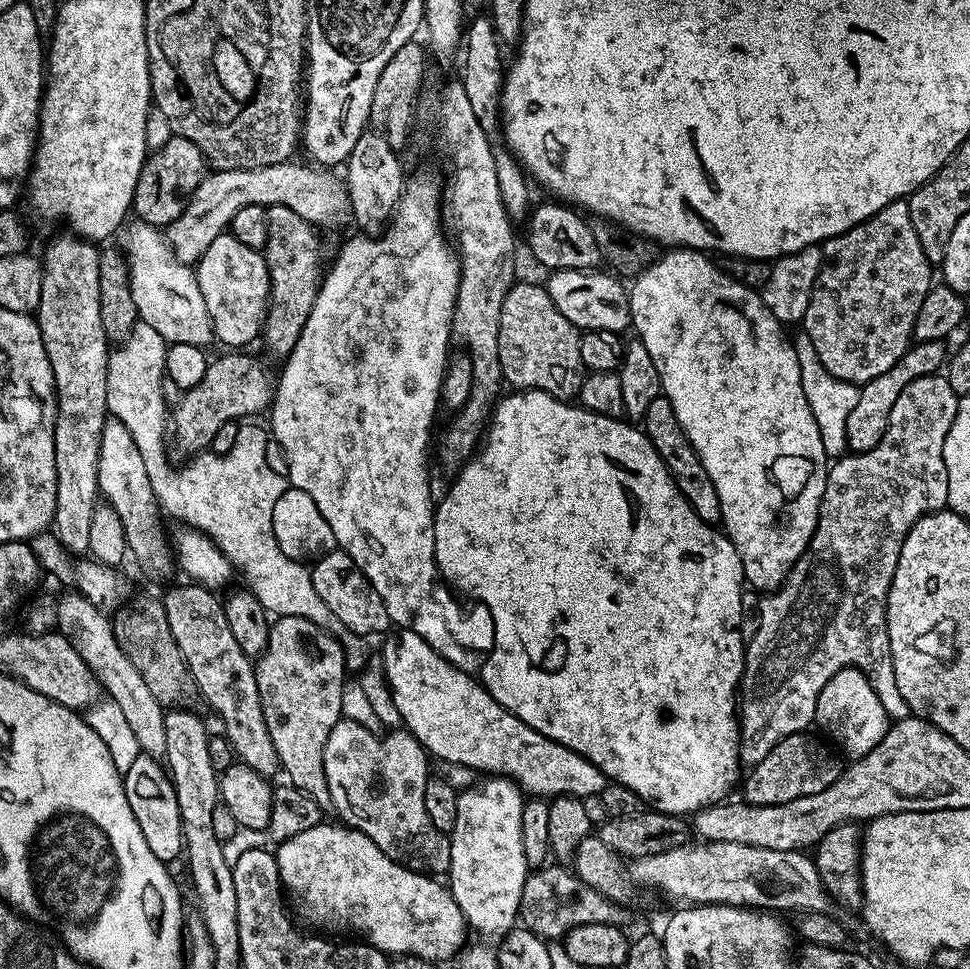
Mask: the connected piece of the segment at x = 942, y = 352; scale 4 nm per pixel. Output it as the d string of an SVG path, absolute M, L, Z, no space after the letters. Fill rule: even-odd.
M935 340L934 342L916 342L904 351L902 358L886 370L886 374L878 374L870 382L866 382L860 388L858 402L854 405L854 410L850 410L850 419L846 421L846 442L848 443L847 451L855 454L858 452L869 452L882 442L886 434L886 426L890 422L890 410L894 410L894 402L898 402L898 394L914 382L914 378L931 376L939 373L945 367L946 361L950 355L945 341Z

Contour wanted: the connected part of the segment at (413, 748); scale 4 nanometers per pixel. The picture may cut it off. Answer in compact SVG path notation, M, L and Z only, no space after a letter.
M342 718L330 730L330 738L326 738L324 751L324 769L329 792L333 793L332 808L339 819L347 827L357 828L366 834L394 862L406 866L415 872L440 868L446 870L450 866L449 833L438 830L434 822L430 822L430 814L426 814L426 782L430 779L428 772L429 753L415 740L411 732L399 730L389 736L376 735L356 721Z

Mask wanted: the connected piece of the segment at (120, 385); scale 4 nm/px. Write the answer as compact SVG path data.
M137 319L136 325L130 330L130 334L125 340L119 341L109 351L108 353L108 369L106 370L106 402L108 403L109 413L113 417L116 417L122 422L123 426L126 426L127 430L130 432L130 437L133 438L134 443L138 446L138 451L142 454L142 459L146 462L146 471L147 477L150 478L150 484L153 487L153 492L156 495L157 502L160 505L161 509L168 515L168 513L180 520L179 523L188 525L189 527L197 528L202 532L207 533L209 537L215 542L216 545L219 546L220 549L226 554L229 561L231 561L233 567L235 569L240 570L248 582L246 583L247 589L253 593L253 595L258 599L261 606L265 609L265 611L272 615L273 617L300 617L306 618L308 621L314 622L315 625L318 625L320 629L324 632L331 633L332 636L339 641L340 645L342 645L344 650L344 666L345 671L350 674L358 674L363 671L365 665L368 663L368 654L369 647L366 646L367 641L356 634L354 634L350 629L342 624L337 617L335 617L334 612L330 610L330 606L327 606L326 602L322 601L322 598L319 597L317 590L314 588L314 582L311 574L311 569L301 561L294 560L292 558L287 558L286 554L282 553L282 548L277 542L276 537L274 537L273 530L273 512L274 512L274 503L282 496L288 487L287 479L285 475L281 472L281 474L270 464L270 460L268 458L268 440L270 444L270 436L267 432L267 429L264 429L258 425L256 422L244 422L239 425L238 434L234 441L234 446L230 452L225 455L218 455L211 450L205 450L201 453L197 453L191 460L192 462L188 463L186 467L176 469L172 468L172 464L168 461L168 448L164 445L164 435L169 435L170 432L170 404L167 404L164 401L164 384L166 385L166 373L164 367L166 366L166 354L168 353L168 344L162 338L162 334L158 334L158 330L154 330L154 326L150 326L146 323L145 320Z

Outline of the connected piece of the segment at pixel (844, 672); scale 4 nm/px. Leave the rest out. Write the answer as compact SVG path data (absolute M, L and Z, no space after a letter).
M854 667L843 668L838 674L834 674L834 678L819 692L814 722L842 752L844 750L854 758L870 752L884 738L890 725L881 699L868 676Z

